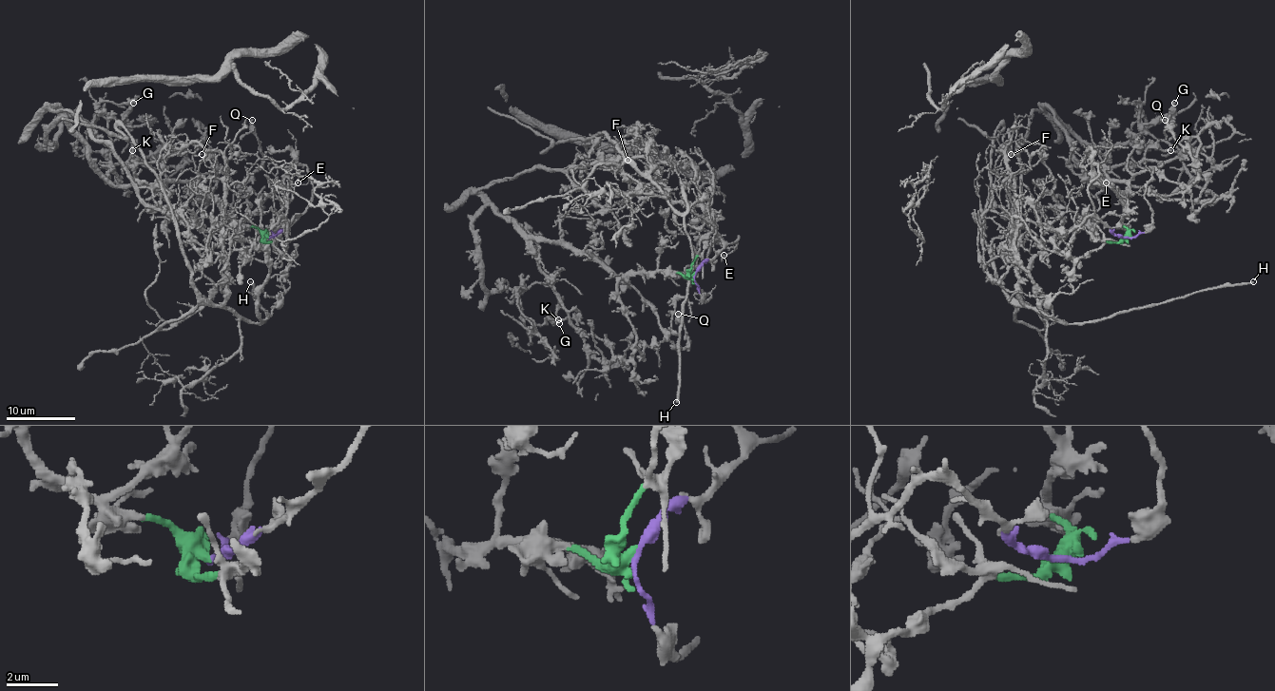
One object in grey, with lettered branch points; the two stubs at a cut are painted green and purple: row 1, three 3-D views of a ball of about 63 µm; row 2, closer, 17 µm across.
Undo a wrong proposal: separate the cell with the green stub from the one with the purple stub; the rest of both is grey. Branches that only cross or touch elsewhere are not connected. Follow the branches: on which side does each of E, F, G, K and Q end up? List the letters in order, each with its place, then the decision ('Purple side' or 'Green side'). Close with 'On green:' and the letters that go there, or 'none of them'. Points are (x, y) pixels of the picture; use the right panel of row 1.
E: Place: (1106, 182). Purple side
F: Place: (1011, 154). Purple side
G: Place: (1174, 103). Green side
K: Place: (1170, 150). Green side
Q: Place: (1165, 120). Green side
On green: G, K, Q

